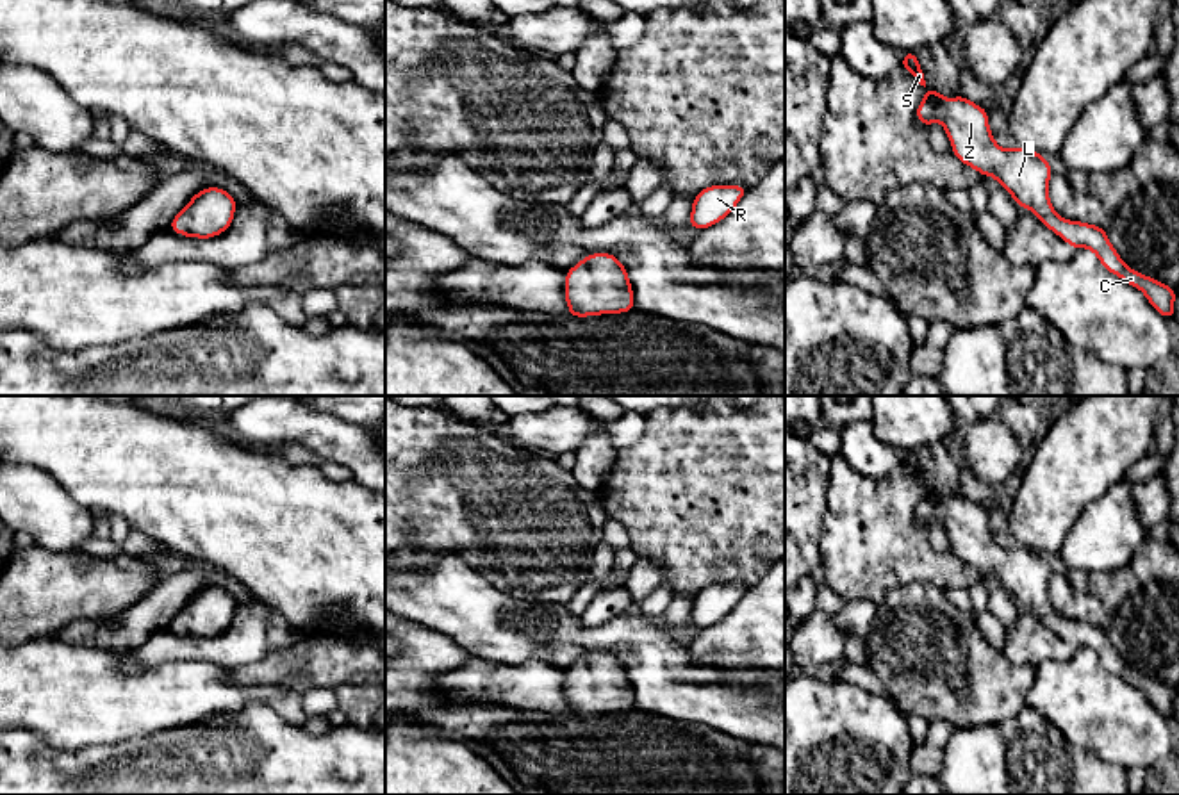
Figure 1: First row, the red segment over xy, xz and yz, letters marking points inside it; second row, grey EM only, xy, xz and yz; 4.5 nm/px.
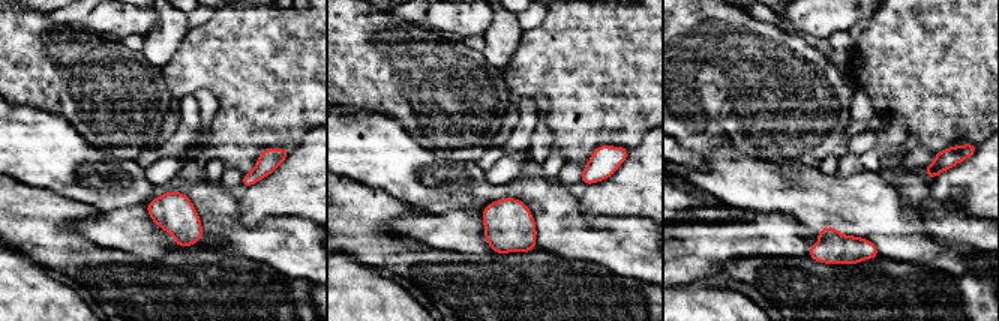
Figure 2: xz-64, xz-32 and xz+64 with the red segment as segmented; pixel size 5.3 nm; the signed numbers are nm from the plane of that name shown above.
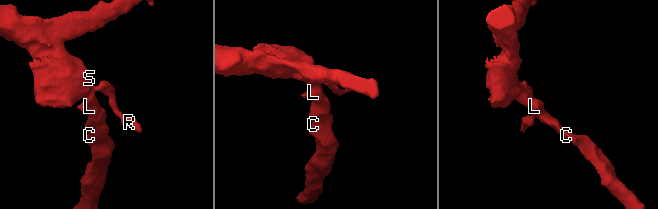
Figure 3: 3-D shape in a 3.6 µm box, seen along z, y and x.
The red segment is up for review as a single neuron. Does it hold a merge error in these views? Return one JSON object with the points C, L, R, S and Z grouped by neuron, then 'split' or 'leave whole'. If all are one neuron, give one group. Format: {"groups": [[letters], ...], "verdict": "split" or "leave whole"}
{"groups": [["C", "L", "R", "S", "Z"]], "verdict": "leave whole"}

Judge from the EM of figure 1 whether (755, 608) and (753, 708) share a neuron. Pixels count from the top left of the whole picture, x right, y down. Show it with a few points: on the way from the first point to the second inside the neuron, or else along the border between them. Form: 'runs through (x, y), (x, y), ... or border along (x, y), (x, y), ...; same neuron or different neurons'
border along (737, 669), (766, 671); different neurons

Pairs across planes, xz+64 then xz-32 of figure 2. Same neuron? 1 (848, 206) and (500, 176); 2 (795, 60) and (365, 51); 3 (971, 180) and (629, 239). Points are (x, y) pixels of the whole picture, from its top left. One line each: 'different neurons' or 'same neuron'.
1: different neurons
2: same neuron
3: different neurons

